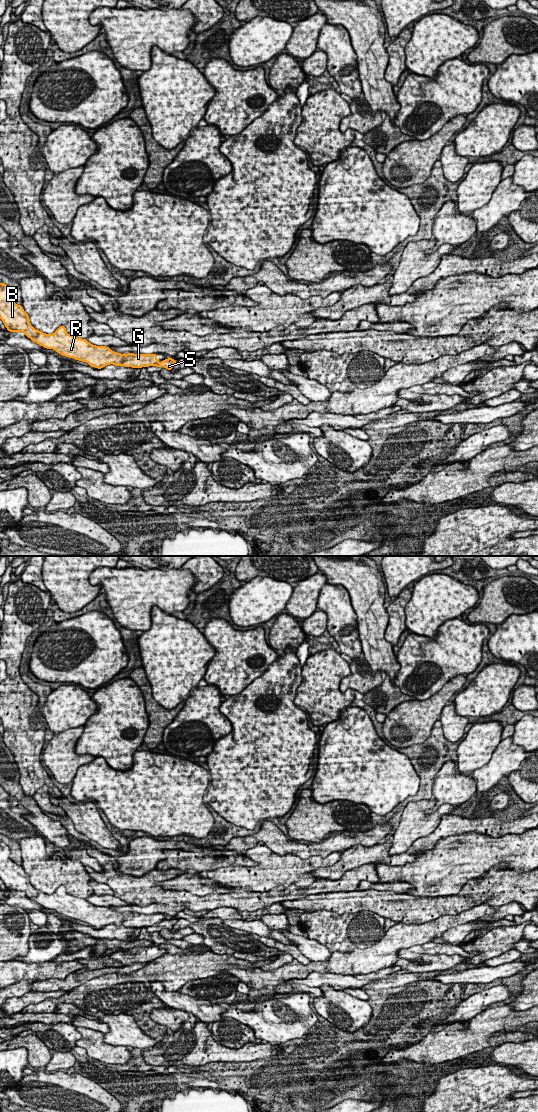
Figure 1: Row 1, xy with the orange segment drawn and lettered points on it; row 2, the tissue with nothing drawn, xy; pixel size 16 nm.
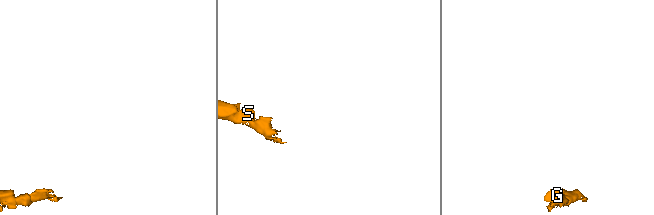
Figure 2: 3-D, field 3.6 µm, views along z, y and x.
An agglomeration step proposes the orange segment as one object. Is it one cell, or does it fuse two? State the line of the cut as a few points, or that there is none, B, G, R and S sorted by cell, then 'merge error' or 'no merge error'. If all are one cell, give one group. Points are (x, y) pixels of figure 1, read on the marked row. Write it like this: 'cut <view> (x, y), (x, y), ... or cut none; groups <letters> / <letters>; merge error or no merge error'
cut xy (157, 362), (152, 365); groups B G R / S; merge error

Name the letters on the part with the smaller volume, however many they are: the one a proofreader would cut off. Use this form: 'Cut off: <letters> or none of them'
Cut off: S

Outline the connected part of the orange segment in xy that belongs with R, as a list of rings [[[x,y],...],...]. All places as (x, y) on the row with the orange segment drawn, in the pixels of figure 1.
[[[0,283],[0,319],[10,332],[24,332],[26,337],[47,349],[53,349],[57,353],[88,363],[91,367],[101,369],[107,365],[142,368],[158,363],[157,354],[121,354],[112,351],[106,346],[96,346],[86,339],[72,336],[66,332],[64,326],[60,326],[54,333],[46,334],[35,329],[28,314],[22,305],[16,304],[10,298],[10,288]]]

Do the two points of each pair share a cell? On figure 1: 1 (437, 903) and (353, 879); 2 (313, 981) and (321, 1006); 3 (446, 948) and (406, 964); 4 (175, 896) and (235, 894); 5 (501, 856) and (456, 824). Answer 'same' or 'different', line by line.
1: different
2: different
3: different
4: same
5: different

